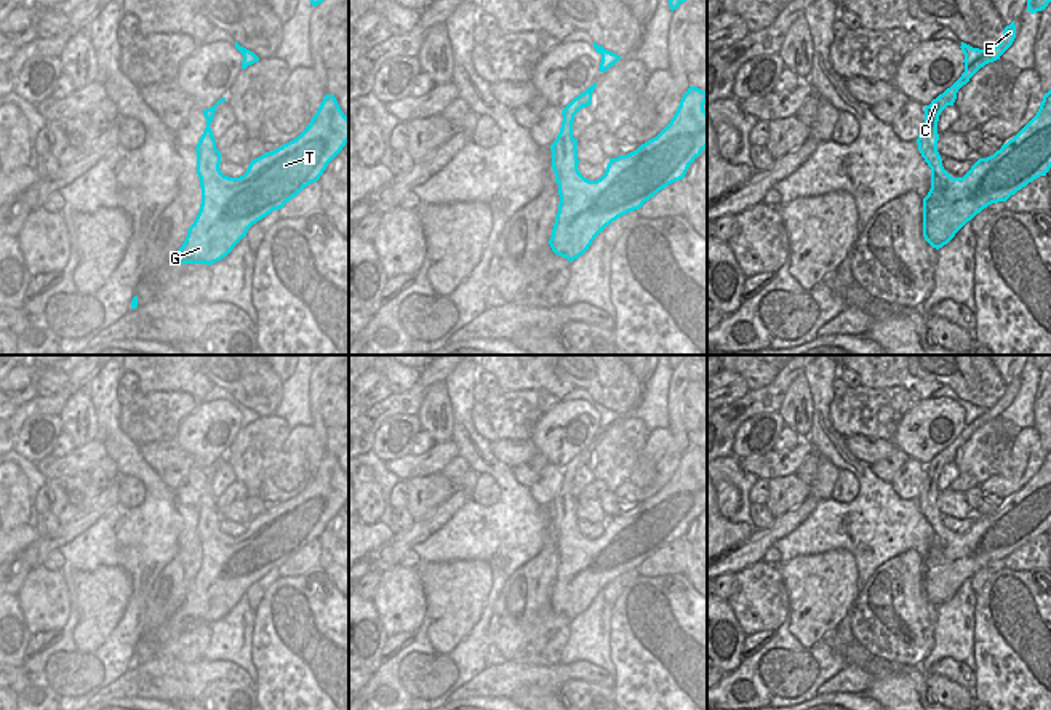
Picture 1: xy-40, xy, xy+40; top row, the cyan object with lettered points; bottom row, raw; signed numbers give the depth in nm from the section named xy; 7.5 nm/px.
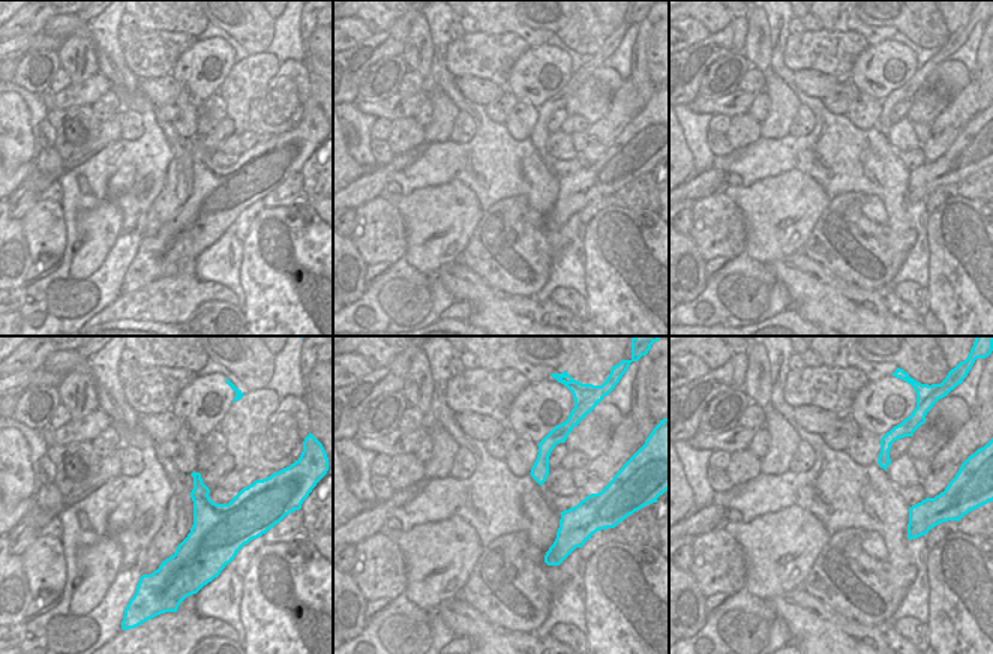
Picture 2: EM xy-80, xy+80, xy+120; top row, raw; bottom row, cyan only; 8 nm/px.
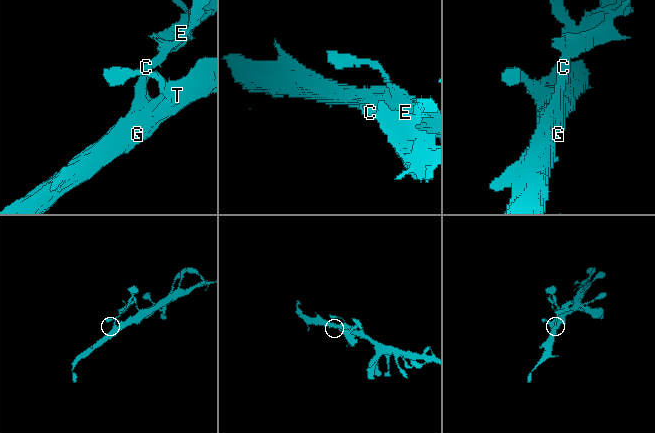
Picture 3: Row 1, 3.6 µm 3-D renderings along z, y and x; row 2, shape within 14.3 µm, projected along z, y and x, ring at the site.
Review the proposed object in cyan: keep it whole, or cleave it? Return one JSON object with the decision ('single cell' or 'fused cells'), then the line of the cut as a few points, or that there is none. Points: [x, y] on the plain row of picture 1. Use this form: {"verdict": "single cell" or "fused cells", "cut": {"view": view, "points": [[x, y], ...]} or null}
{"verdict": "fused cells", "cut": {"view": "xy", "points": [[559, 493], [567, 507], [575, 507]]}}

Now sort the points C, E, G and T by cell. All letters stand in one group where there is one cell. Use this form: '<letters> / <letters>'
C E / G T

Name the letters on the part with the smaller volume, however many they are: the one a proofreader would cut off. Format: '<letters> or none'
C, E

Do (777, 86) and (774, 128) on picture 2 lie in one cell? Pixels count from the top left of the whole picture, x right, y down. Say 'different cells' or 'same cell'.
same cell

